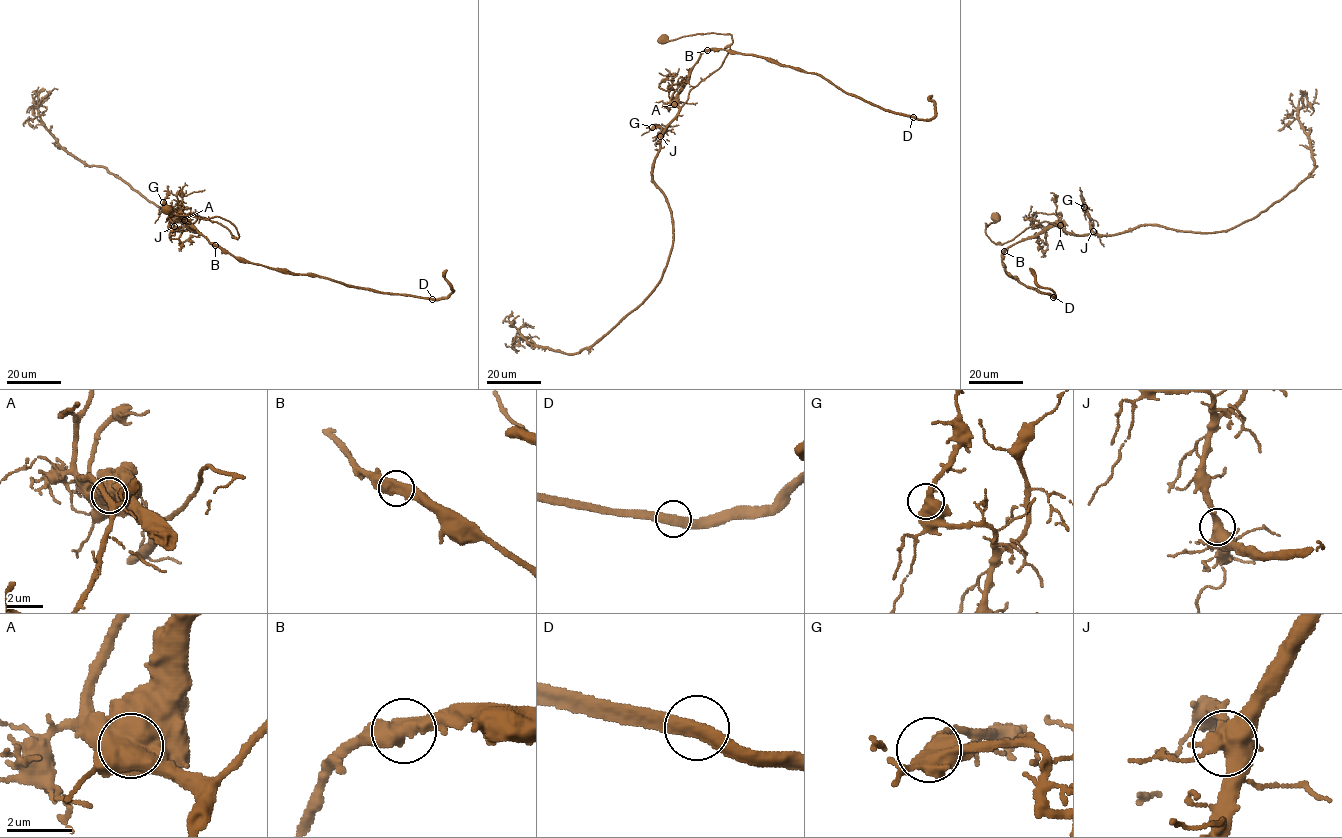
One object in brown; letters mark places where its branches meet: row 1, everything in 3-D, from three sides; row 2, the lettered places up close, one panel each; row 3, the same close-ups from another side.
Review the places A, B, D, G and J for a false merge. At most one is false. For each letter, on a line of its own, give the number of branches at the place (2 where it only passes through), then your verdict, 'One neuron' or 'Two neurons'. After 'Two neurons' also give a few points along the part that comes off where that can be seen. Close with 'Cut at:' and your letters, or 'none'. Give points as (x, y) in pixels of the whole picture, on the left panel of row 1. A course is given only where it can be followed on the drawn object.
A: Branches: 1. Two neurons. Course of the part to remove: (184, 220), (212, 244), (236, 257), (378, 292), (445, 298), (452, 291), (444, 276), (446, 269)
B: Branches: 2. One neuron
D: Branches: 2. One neuron
G: Branches: 2. One neuron
J: Branches: 5. One neuron
Cut at: A

